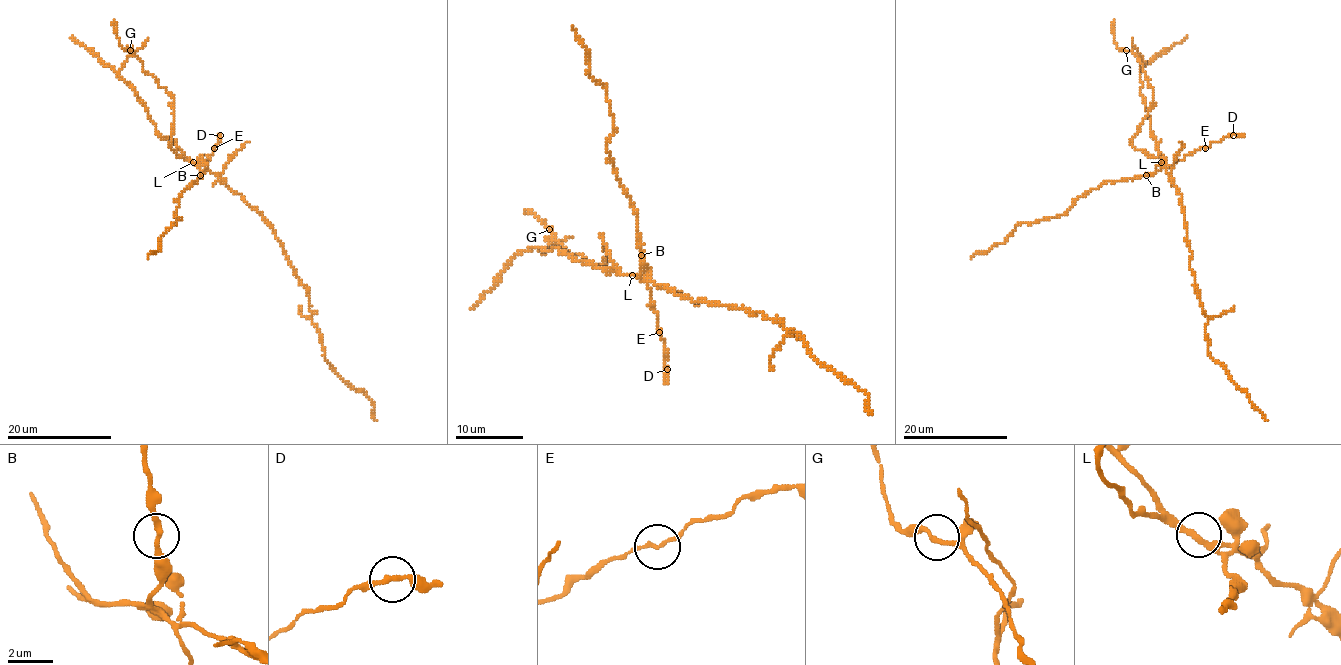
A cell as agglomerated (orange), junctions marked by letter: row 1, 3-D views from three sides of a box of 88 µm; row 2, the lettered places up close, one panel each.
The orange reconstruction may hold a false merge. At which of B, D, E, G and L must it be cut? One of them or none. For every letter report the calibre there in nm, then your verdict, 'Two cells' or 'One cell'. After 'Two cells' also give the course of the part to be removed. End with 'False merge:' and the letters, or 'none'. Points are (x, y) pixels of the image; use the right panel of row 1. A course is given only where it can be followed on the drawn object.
B: Thickness 260 nm. One cell
D: Thickness 240 nm. One cell
E: Thickness 140 nm. One cell
G: Thickness 180 nm. One cell
L: Thickness 240 nm. Two cells. Course of the part to remove: (1161, 162), (1181, 196), (1191, 253), (1189, 266), (1208, 321), (1208, 354), (1268, 421)
False merge: L

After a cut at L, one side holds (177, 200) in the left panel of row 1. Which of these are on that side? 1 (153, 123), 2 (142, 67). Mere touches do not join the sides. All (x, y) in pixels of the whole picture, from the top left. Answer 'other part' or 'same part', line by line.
1: other part
2: same part

